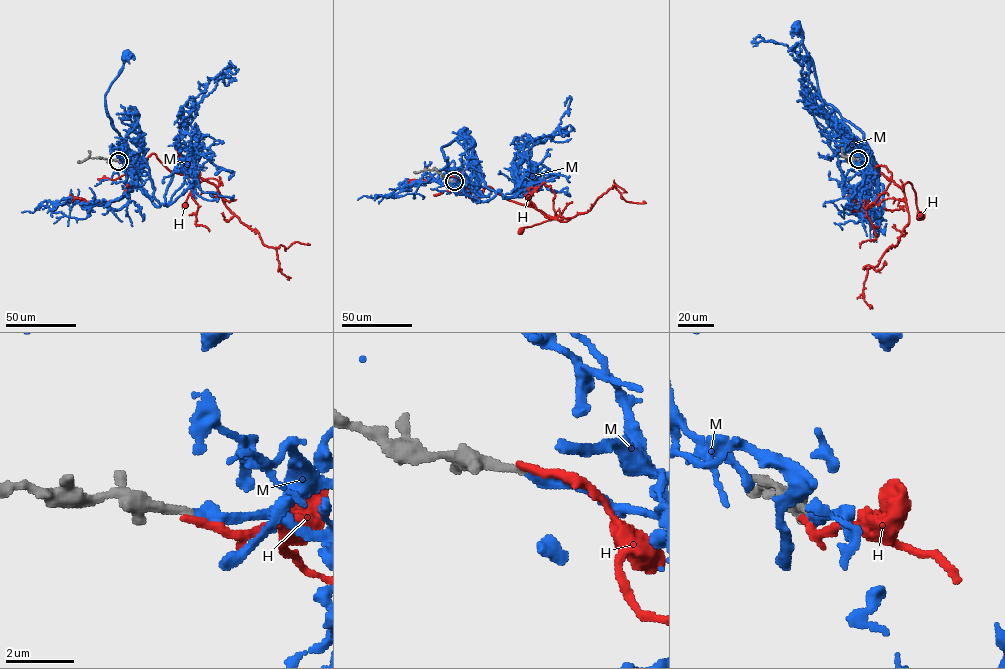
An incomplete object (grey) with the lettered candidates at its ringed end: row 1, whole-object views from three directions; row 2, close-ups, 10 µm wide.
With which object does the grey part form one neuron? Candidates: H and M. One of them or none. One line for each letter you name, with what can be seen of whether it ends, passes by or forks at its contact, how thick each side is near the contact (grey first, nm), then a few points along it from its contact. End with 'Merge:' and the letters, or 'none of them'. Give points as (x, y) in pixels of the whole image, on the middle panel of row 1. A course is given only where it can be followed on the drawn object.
M: it ends; calibres 240 and 360 nm; course (454, 181), (463, 183), (460, 192), (456, 190), (460, 185), (441, 147), (459, 137), (462, 130)
Merge: M

